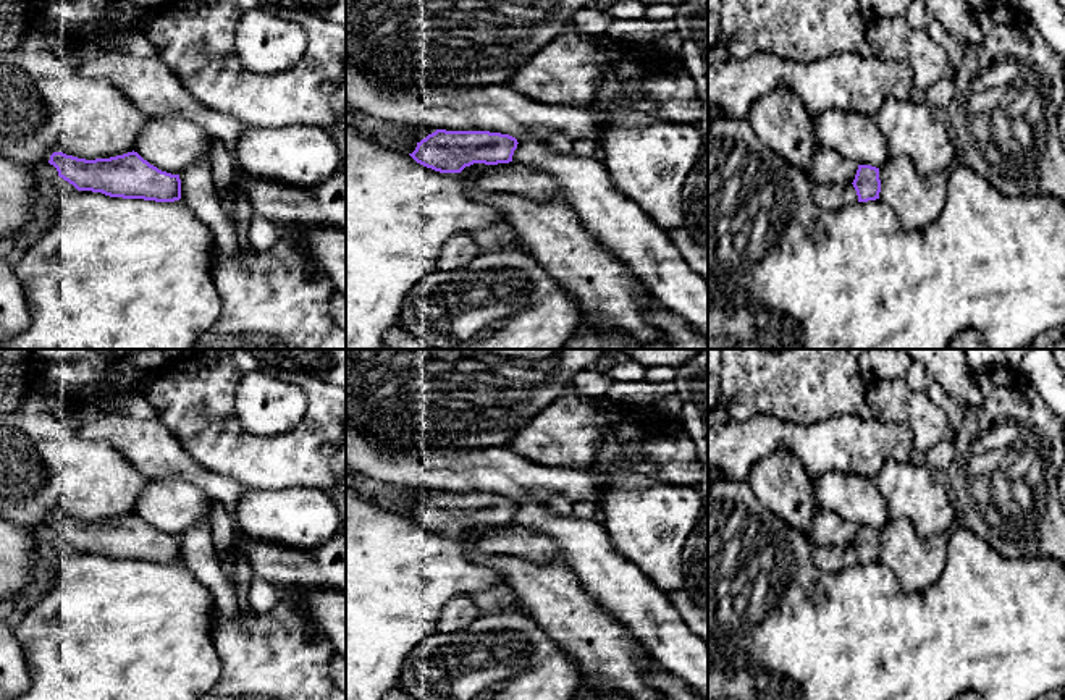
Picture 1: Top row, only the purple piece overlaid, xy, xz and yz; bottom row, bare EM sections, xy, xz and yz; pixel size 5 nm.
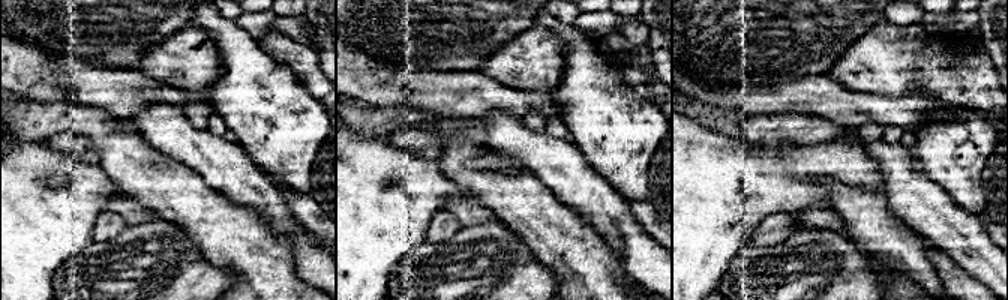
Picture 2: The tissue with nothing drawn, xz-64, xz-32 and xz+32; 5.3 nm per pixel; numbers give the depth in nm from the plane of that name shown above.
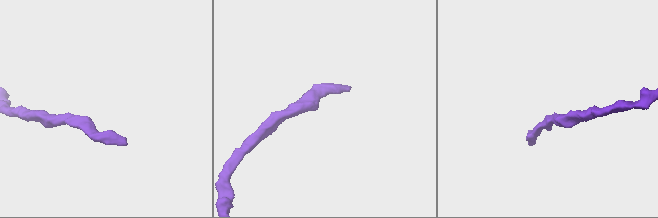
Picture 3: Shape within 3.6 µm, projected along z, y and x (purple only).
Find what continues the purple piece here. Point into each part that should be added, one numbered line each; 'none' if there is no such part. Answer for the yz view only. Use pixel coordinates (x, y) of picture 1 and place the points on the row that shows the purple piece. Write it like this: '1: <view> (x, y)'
1: yz (826, 196)

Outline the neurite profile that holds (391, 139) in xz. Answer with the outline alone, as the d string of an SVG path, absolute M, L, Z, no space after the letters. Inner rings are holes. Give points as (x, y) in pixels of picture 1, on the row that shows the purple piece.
M352 124L364 137L373 141L377 145L385 147L385 149L399 149L402 142L409 139L415 139L420 142L425 139L428 134L435 133L436 129L433 128L425 128L425 126L399 126L394 129L389 129L383 134L375 134L370 128L362 129L356 124Z

